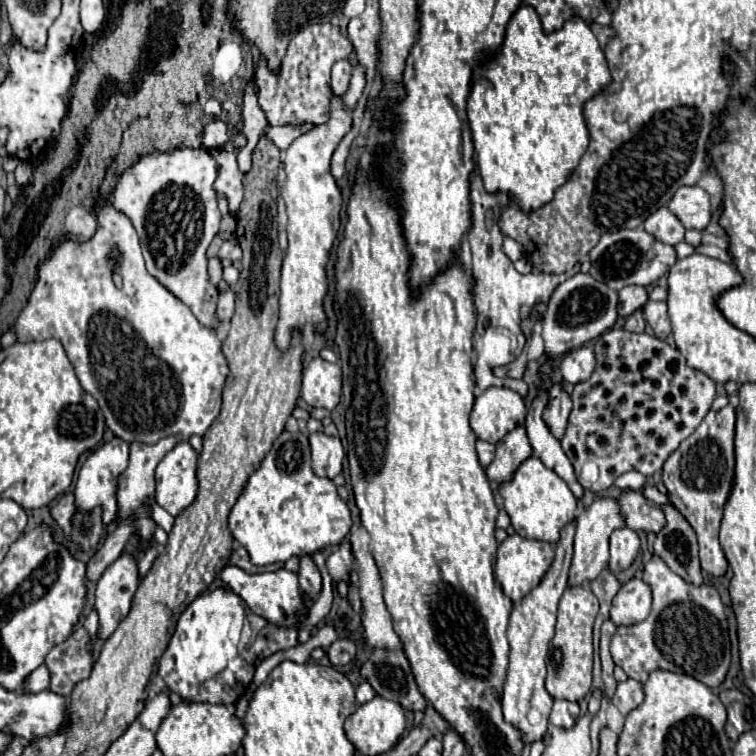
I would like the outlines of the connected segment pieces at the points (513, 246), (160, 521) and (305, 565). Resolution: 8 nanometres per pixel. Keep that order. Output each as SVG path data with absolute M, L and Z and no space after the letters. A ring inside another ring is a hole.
M505 237L503 251L505 251L505 255L507 255L511 261L517 261L517 259L521 259L521 257L523 257L523 245L521 245L521 243L517 243L517 241L515 241L515 239L511 239L511 237Z
M149 503L149 517L151 517L159 527L163 527L165 531L171 531L171 527L173 527L173 517L171 517L165 509L161 509L157 503Z
M303 555L299 559L299 585L307 597L317 597L321 591L321 573L311 555Z

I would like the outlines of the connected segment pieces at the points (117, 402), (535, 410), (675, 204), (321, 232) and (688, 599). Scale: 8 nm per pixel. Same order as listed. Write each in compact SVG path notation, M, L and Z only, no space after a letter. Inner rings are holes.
M109 201L99 205L95 213L99 219L97 233L87 243L65 241L55 247L51 257L39 265L37 283L15 323L17 339L59 339L75 367L81 387L97 399L107 427L119 439L127 443L155 443L165 435L179 435L183 441L187 441L191 435L205 435L209 425L219 415L221 391L229 375L227 361L221 353L221 341L213 329L207 329L197 321L197 317L191 313L191 309L187 309L187 305L183 305L183 301L179 301L167 287L163 287L159 281L155 281L155 277L151 277L151 273L147 273L139 237L131 225L131 219L125 213L119 213ZM115 245L121 251L121 287L115 287L107 263L107 255L111 249L115 249ZM93 317L95 339L89 337L89 325Z
M539 395L527 413L527 421L525 421L525 429L527 429L527 437L529 443L533 447L533 455L537 459L541 459L545 463L545 467L553 469L559 477L563 477L567 481L567 485L571 487L571 491L575 493L577 499L583 497L583 487L577 483L575 473L573 473L573 465L567 459L567 455L561 449L559 439L555 439L551 435L551 431L547 429L545 421L543 421L543 409L547 403L547 395Z
M693 185L693 187L679 187L673 199L669 201L671 213L679 217L685 229L699 229L703 231L711 221L711 203L709 195Z
M333 97L329 121L297 137L285 151L283 163L285 163L287 183L283 187L283 199L289 215L289 225L287 225L289 249L307 249L307 245L323 245L323 249L331 249L331 241L337 239L341 225L339 213L343 207L343 197L337 189L335 179L329 175L329 161L335 147L351 131L351 127L353 127L353 117L351 111L347 111L343 105L343 97Z
M657 555L645 565L643 581L653 591L653 607L643 623L617 627L611 639L615 665L639 683L645 683L651 671L665 669L691 675L707 687L721 685L731 663L731 647L725 607L717 589L707 583L691 585L683 581Z

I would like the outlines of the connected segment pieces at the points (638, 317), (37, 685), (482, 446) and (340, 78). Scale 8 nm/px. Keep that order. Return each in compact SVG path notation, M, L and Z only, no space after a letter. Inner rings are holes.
M639 309L639 311L635 311L633 315L629 315L629 317L627 317L625 329L627 329L627 331L631 331L631 333L643 333L643 331L645 331L645 319L643 319L641 309Z
M41 665L39 669L35 669L23 683L23 689L27 693L39 693L39 691L47 691L49 689L49 671L45 669L45 665Z
M479 439L479 441L477 441L477 455L479 455L479 463L481 463L483 467L487 467L487 465L491 463L493 455L495 455L495 445Z
M347 59L337 61L333 65L333 73L331 73L331 83L333 83L333 95L343 95L349 87L349 79L351 79L351 63Z

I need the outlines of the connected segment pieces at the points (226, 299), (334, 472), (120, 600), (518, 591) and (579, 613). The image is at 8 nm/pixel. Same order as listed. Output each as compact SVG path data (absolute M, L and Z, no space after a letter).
M231 289L223 291L221 297L219 297L219 305L217 305L217 315L221 321L229 321L231 315L235 311L235 295Z
M311 433L309 445L313 455L313 473L327 479L337 477L341 473L341 463L345 457L339 437L327 437L325 433Z
M131 553L121 555L113 561L101 579L97 581L95 609L99 613L99 637L107 639L121 619L129 613L131 599L139 585L137 559Z
M509 535L497 549L497 563L495 563L495 577L501 583L501 589L515 605L543 579L543 573L551 567L551 557L555 557L555 547L545 541L525 539L519 535Z
M567 587L557 611L555 637L551 641L553 651L547 657L547 681L545 687L555 699L579 701L591 691L591 671L593 671L593 621L599 611L599 601L591 589L585 587Z

